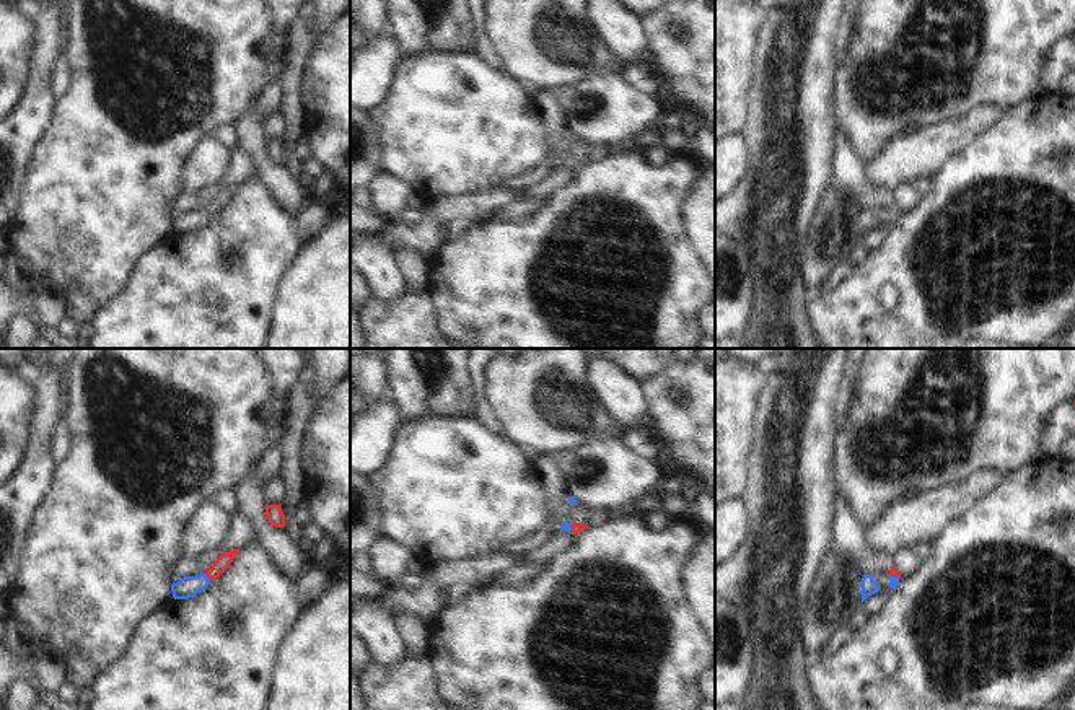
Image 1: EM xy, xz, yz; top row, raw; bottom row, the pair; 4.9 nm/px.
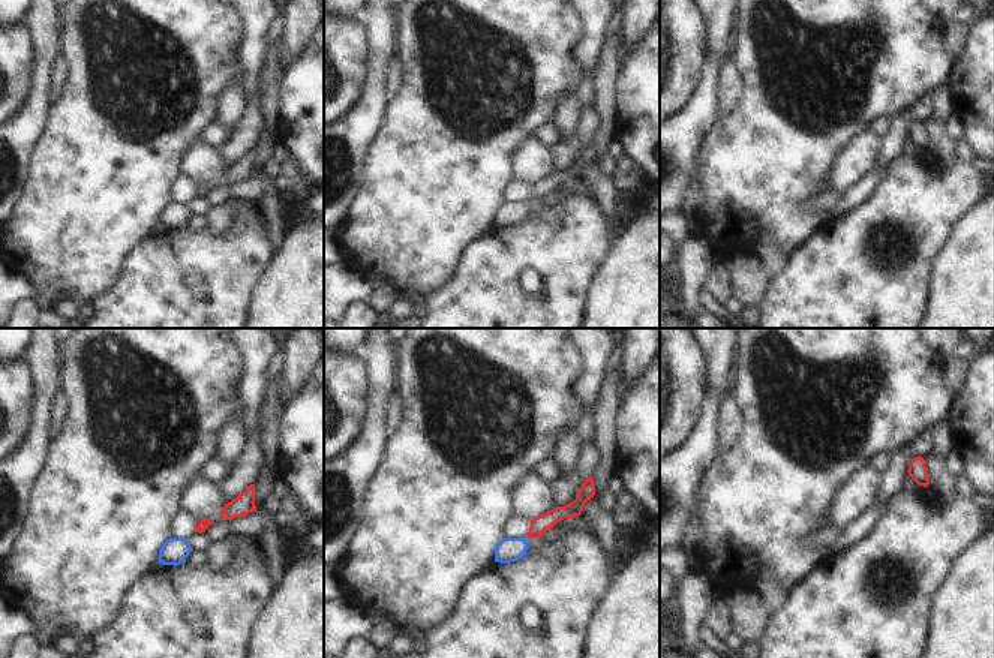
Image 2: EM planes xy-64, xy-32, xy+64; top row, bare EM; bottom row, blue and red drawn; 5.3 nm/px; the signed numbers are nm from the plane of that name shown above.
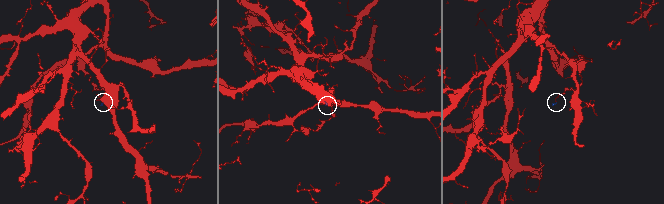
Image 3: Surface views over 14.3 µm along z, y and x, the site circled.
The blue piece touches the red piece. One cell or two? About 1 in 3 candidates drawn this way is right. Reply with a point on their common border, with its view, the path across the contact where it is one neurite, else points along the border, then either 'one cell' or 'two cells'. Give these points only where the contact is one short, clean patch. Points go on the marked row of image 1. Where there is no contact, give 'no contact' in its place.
xy (207, 577) | across xy (188, 587), (207, 577), (223, 560) | one cell

